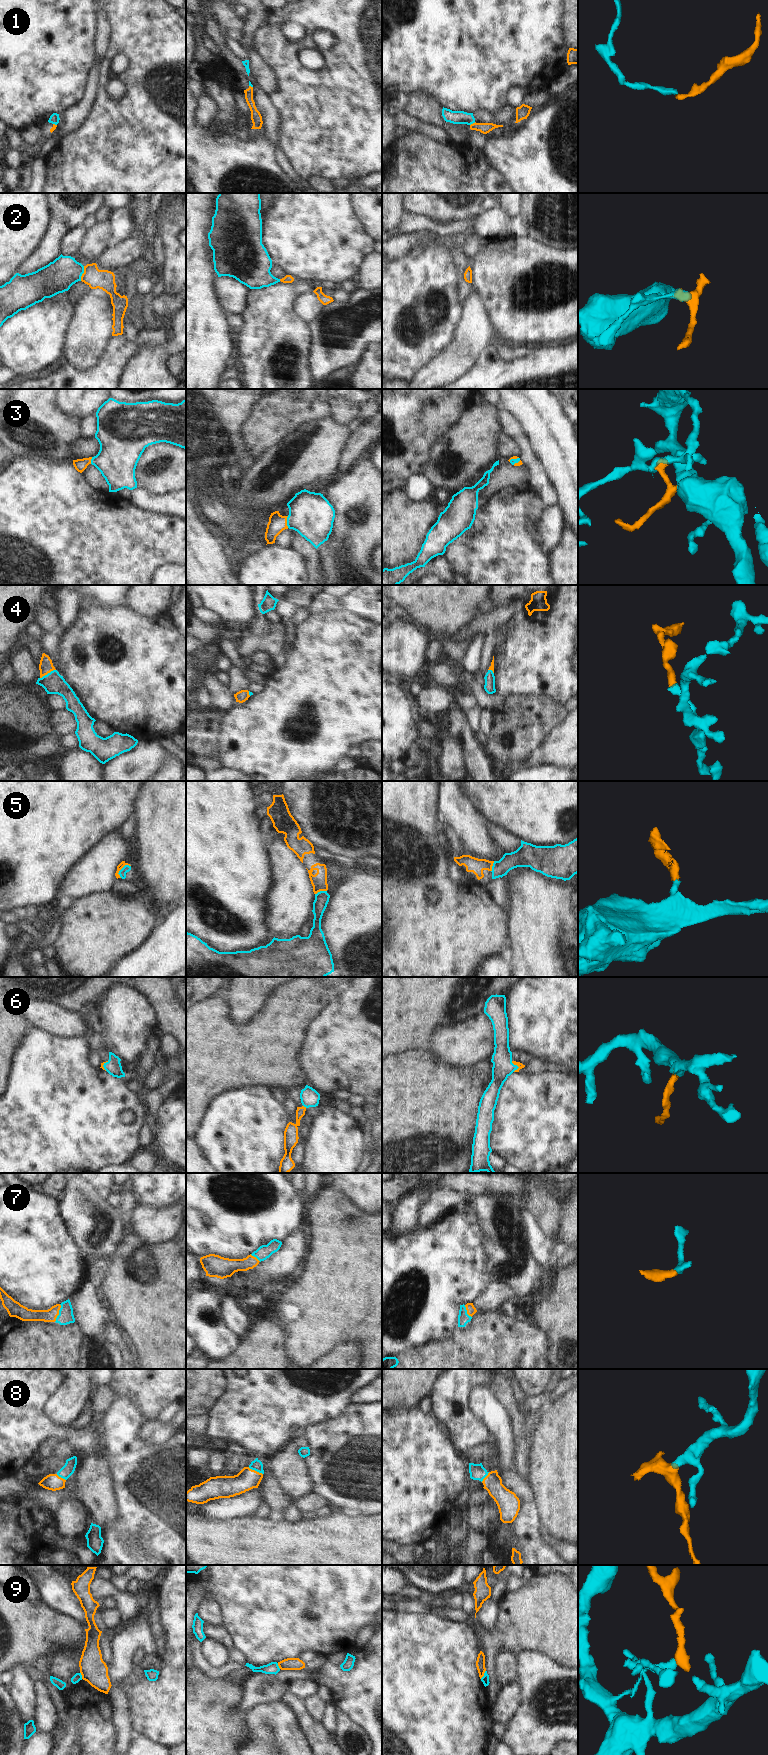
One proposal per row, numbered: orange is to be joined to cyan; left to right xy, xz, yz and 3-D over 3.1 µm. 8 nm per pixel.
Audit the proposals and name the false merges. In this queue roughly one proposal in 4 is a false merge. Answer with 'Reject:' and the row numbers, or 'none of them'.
Reject: 9

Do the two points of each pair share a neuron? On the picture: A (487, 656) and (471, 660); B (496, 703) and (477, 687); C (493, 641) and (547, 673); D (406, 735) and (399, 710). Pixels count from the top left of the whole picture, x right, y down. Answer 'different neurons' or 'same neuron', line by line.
A: different neurons
B: same neuron
C: different neurons
D: same neuron

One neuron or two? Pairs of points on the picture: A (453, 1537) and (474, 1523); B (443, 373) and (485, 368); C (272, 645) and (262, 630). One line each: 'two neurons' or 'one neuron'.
A: one neuron
B: two neurons
C: two neurons

